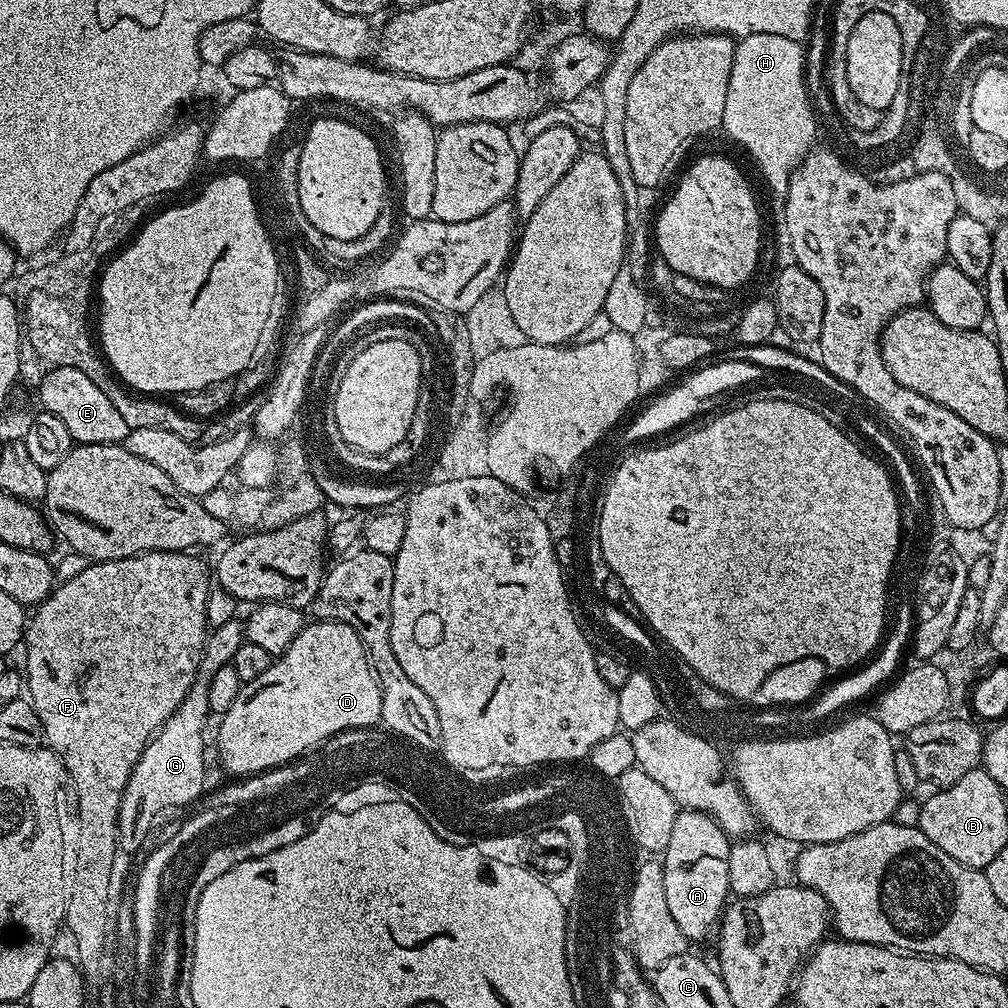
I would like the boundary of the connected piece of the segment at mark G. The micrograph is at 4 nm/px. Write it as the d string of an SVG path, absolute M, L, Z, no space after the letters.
M232 619L222 625L213 627L209 631L208 639L204 641L204 650L200 654L200 665L196 671L196 680L190 686L182 706L167 720L152 737L152 741L142 750L130 778L126 782L126 790L122 794L122 802L118 806L118 845L119 851L139 853L145 841L145 835L149 833L150 826L156 820L165 815L167 808L180 808L183 804L192 804L200 796L204 788L204 723L210 719L208 711L208 691L210 690L210 678L214 678L217 670L222 666L231 664L234 654L238 654L238 646L245 644L244 626L239 619Z

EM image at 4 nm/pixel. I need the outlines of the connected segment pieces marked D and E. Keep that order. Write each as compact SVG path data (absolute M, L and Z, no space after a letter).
M316 620L315 622L305 623L304 628L298 634L298 638L294 638L292 645L280 657L273 659L272 665L259 678L241 683L238 698L234 698L234 706L230 706L230 710L226 710L219 717L220 729L216 732L216 748L220 751L220 764L229 772L229 777L232 778L245 778L257 773L266 773L271 769L277 769L295 761L297 758L303 757L305 755L303 752L307 748L312 748L315 744L315 748L323 745L325 740L336 735L337 732L347 732L355 730L354 728L368 730L373 727L371 724L379 725L381 723L381 710L380 683L376 680L376 674L372 670L372 665L368 662L368 655L358 638L358 634L354 634L354 630L350 630L350 626L339 624L336 620Z
M58 366L41 378L38 389L39 407L62 418L62 423L66 425L66 430L70 430L76 444L123 444L128 436L130 429L126 426L122 414L114 410L110 399L106 398L81 370L74 369L73 366Z

